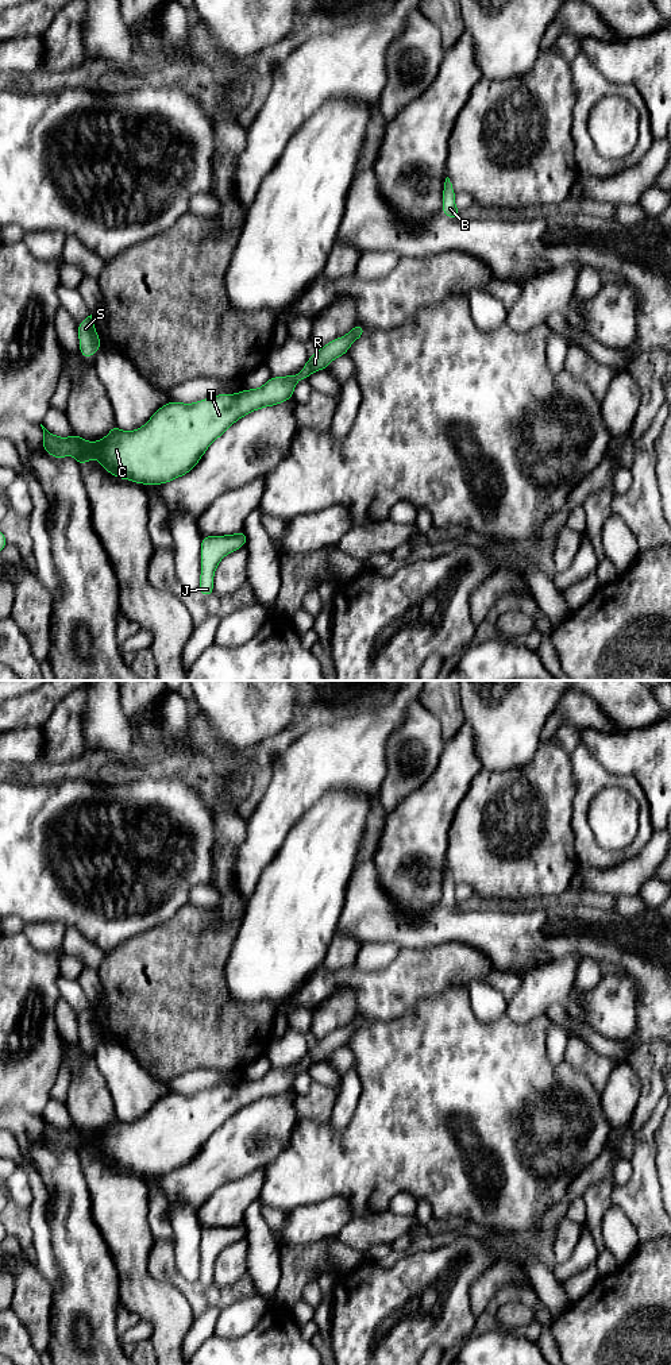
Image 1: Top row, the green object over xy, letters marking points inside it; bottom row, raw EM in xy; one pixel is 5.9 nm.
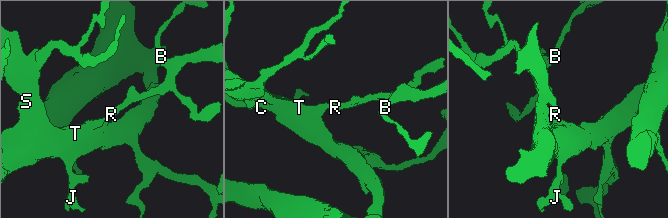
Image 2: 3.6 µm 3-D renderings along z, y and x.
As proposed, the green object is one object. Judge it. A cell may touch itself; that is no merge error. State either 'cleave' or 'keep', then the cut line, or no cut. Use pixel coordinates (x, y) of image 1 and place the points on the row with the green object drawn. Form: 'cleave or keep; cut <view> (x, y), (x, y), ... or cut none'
keep; cut none

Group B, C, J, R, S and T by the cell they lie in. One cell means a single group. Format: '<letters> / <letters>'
B C J R S T

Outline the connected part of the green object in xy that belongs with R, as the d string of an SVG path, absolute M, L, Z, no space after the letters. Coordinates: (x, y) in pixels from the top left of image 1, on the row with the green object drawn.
M355 324L347 335L329 342L309 356L297 375L271 377L259 389L244 389L236 394L217 394L193 404L170 401L157 409L143 427L132 432L124 432L115 425L109 429L107 437L95 443L89 443L77 433L70 437L58 437L41 424L43 429L41 446L55 459L73 455L80 466L96 456L97 462L111 475L120 479L140 485L170 482L186 475L200 462L211 443L220 437L235 421L261 408L274 406L293 398L293 390L300 379L308 379L313 371L325 370L333 359L346 355L350 346L365 333L365 328Z

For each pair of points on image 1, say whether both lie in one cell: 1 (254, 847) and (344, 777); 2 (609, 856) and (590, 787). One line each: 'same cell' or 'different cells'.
1: same cell
2: same cell

